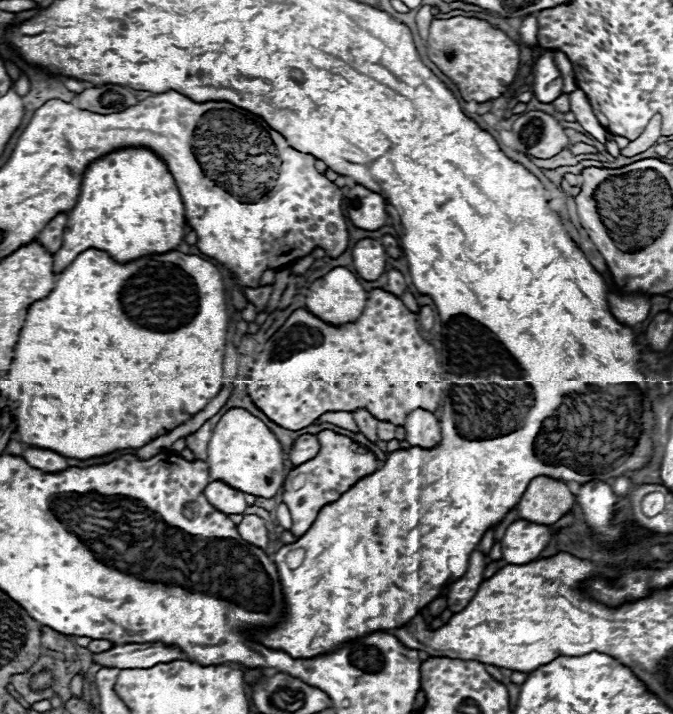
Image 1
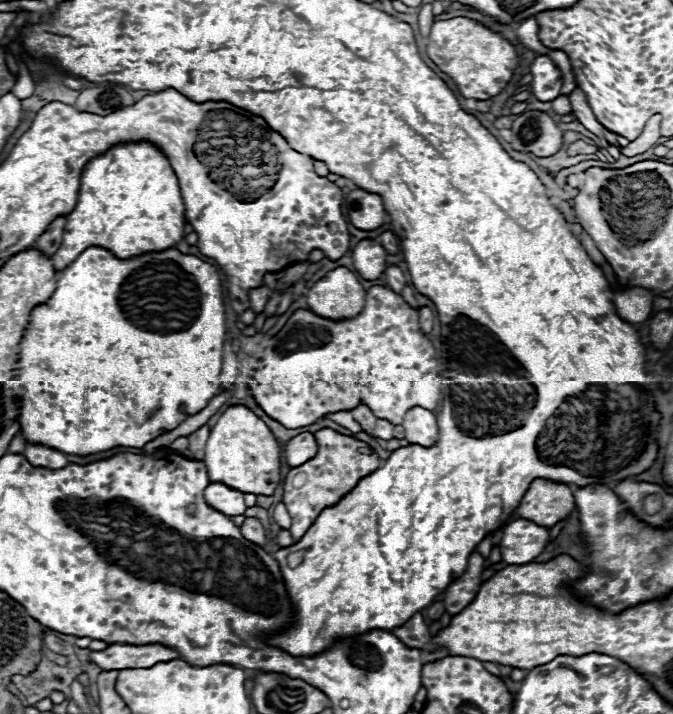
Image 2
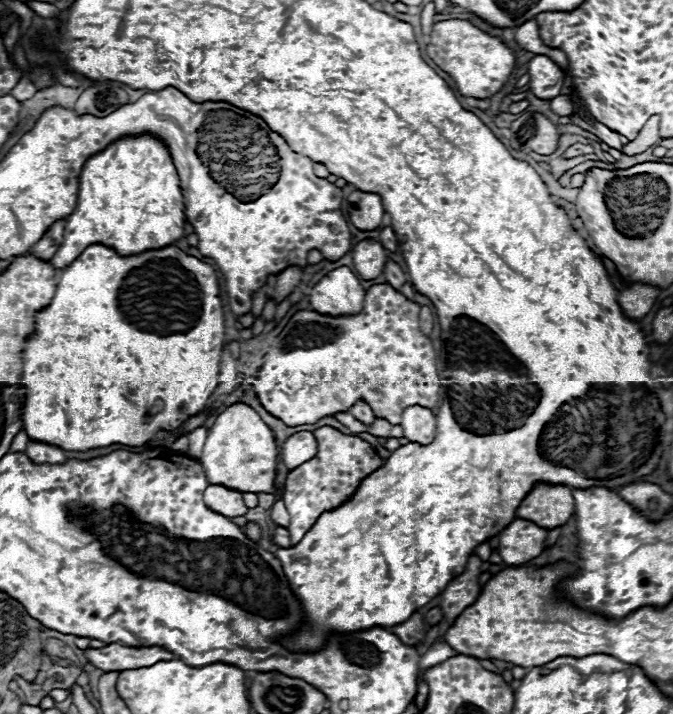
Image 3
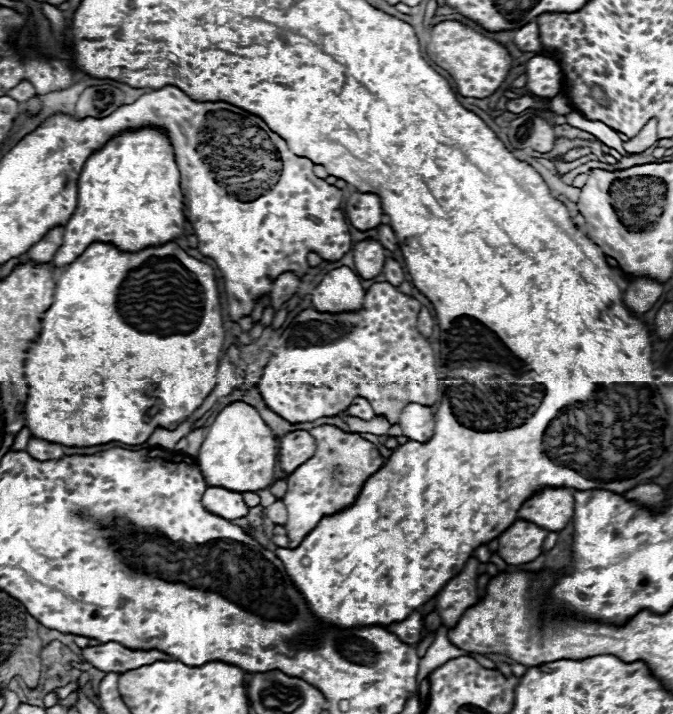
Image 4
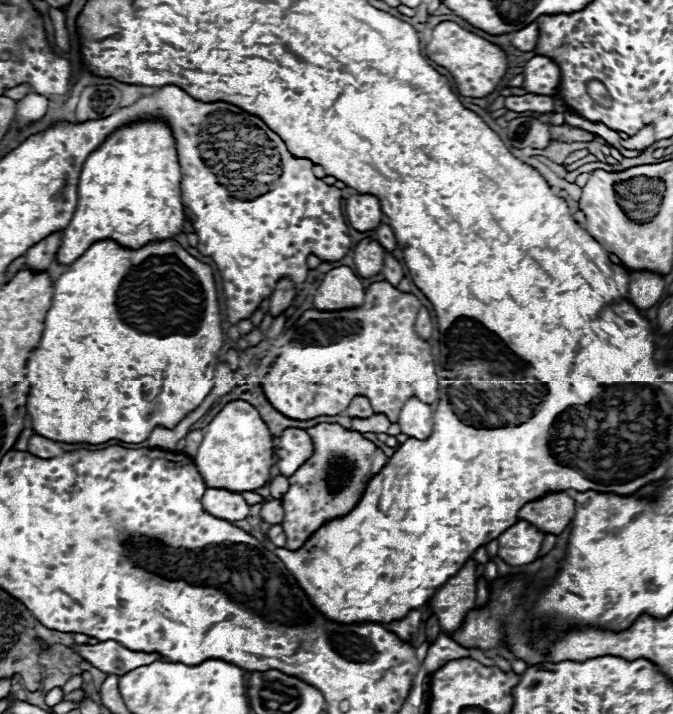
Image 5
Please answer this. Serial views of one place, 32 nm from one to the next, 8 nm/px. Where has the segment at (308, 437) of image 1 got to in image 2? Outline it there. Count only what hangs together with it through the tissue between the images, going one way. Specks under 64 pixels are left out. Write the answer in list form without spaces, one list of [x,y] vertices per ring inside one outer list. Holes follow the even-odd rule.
[[[302,432],[298,436],[294,436],[286,446],[284,446],[284,460],[290,468],[296,468],[304,462],[308,462],[310,458],[314,458],[318,452],[318,442],[314,438],[314,434],[310,432]]]

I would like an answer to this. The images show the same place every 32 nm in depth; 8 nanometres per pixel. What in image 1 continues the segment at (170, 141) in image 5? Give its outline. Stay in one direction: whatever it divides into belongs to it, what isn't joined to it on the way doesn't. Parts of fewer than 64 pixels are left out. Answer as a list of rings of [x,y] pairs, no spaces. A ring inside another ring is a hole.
[[[128,146],[108,152],[102,158],[96,158],[82,176],[82,188],[76,206],[68,214],[68,224],[64,232],[64,242],[54,258],[54,272],[62,272],[74,256],[82,254],[86,248],[102,248],[118,262],[130,262],[146,254],[162,254],[176,250],[184,238],[184,204],[176,186],[174,176],[170,174],[166,162],[156,156],[146,146]]]

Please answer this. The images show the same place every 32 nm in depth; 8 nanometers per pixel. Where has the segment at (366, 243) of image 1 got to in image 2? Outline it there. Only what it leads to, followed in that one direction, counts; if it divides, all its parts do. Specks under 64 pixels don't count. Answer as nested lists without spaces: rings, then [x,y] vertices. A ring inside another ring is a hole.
[[[360,240],[354,250],[354,268],[364,280],[376,280],[386,268],[386,250],[376,240]]]

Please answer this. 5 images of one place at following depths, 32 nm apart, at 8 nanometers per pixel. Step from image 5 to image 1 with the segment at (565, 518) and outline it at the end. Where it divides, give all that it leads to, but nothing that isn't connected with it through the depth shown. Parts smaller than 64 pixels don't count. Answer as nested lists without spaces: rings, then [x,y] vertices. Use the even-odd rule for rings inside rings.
[[[540,476],[528,484],[516,510],[520,518],[526,518],[542,526],[552,526],[562,516],[566,516],[572,510],[572,506],[574,494],[564,482]]]

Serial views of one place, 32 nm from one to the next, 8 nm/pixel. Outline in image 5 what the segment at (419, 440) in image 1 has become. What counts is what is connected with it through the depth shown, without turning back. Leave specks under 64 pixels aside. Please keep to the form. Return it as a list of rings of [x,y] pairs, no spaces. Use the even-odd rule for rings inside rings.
[[[418,398],[406,400],[398,424],[406,436],[424,440],[432,432],[432,406]]]

